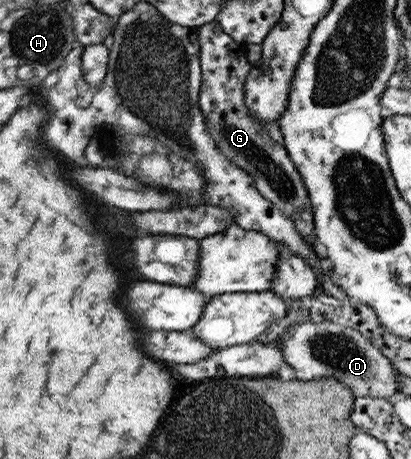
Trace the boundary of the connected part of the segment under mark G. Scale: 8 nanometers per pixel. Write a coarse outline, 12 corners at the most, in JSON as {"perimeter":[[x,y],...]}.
{"perimeter":[[216,20],[197,32],[199,109],[217,148],[294,222],[308,192],[247,111],[252,64]]}

